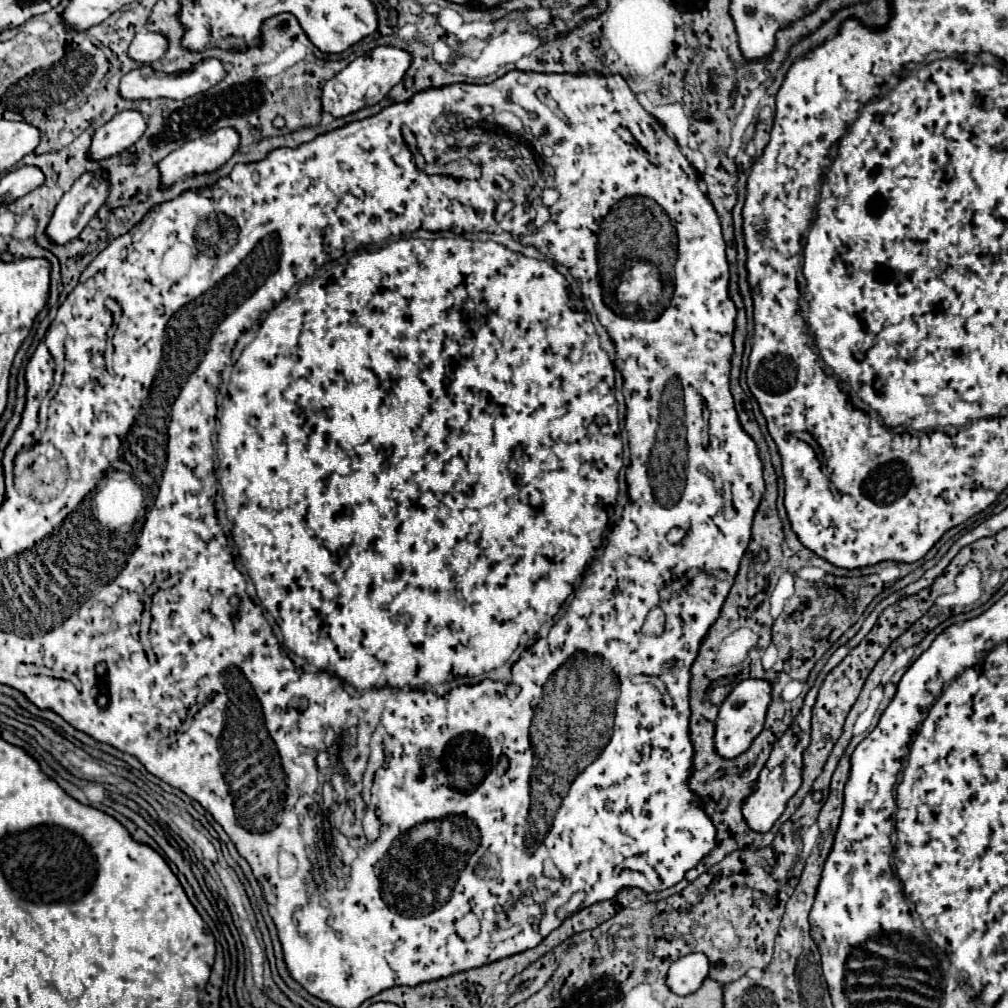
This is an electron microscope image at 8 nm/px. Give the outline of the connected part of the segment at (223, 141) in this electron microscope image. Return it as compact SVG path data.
M230 127L222 129L222 131L216 131L216 133L210 133L210 135L204 135L200 139L194 139L194 141L188 141L184 143L180 149L176 149L174 153L170 153L168 157L164 157L160 163L158 163L158 171L160 171L160 187L162 189L168 189L172 187L174 183L190 177L190 175L206 175L206 173L214 173L216 169L220 169L232 155L234 151L238 149L238 133Z

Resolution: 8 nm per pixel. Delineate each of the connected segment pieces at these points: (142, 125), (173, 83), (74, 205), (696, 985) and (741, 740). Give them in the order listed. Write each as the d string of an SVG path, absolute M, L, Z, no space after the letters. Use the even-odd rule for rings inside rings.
M138 111L118 113L112 121L96 129L88 149L88 159L102 161L120 155L142 137L144 129L146 129L146 121Z
M206 59L202 63L198 63L194 69L184 71L184 73L162 73L162 71L154 71L148 65L136 71L130 71L122 77L120 81L120 97L126 101L140 101L140 99L158 99L158 97L170 97L170 99L188 99L194 97L202 91L208 91L210 87L214 87L218 81L222 81L226 75L222 63L218 59Z
M84 173L68 193L62 195L46 227L46 237L66 245L80 235L108 195L108 181L102 173Z
M690 953L670 965L666 983L676 995L690 995L700 989L702 981L708 977L708 971L710 965L706 955Z
M746 679L740 681L732 693L726 697L726 701L720 707L718 719L716 719L716 733L714 733L714 747L716 753L724 759L734 759L742 755L754 737L762 731L764 727L764 715L770 705L770 683L762 679Z

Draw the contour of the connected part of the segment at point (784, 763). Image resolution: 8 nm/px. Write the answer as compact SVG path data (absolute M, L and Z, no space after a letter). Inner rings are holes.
M846 645L838 647L838 649L832 653L832 657L828 659L828 663L824 665L824 669L822 669L820 675L818 675L818 681L816 681L814 689L806 695L804 707L800 709L800 715L792 721L790 729L774 743L772 753L770 753L770 759L766 761L764 769L760 771L760 775L758 775L758 779L756 779L756 789L742 801L742 815L744 815L744 821L748 823L748 827L750 827L752 831L758 831L758 833L770 831L770 827L774 825L774 821L784 813L786 801L798 791L798 787L800 787L800 783L802 783L802 751L804 751L804 749L808 747L808 743L810 743L810 709L812 709L814 701L816 701L816 689L818 689L818 685L822 683L822 679L824 679L848 653L850 653L850 647L846 647Z

